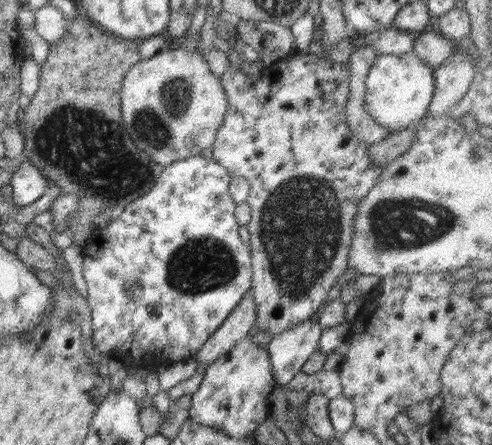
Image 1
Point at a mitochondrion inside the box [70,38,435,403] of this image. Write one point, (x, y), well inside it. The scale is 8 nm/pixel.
(299, 228)

